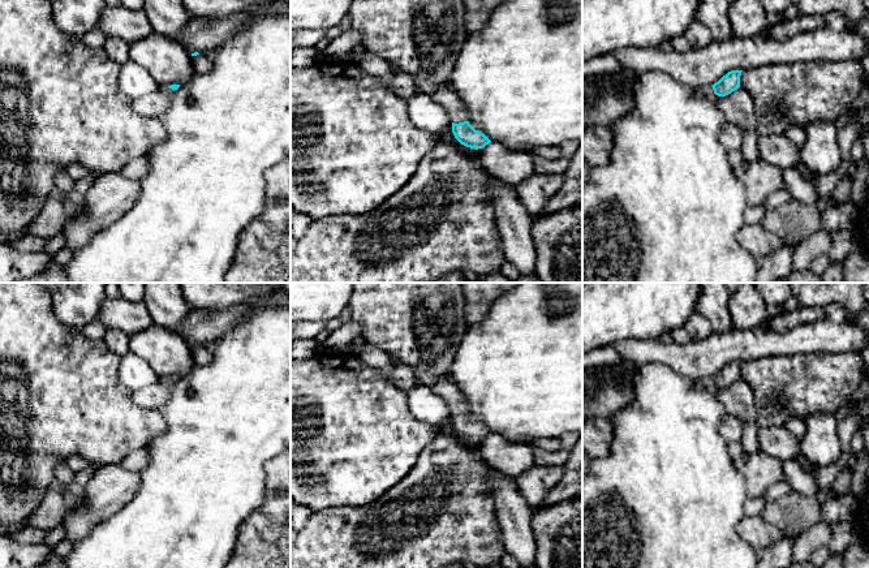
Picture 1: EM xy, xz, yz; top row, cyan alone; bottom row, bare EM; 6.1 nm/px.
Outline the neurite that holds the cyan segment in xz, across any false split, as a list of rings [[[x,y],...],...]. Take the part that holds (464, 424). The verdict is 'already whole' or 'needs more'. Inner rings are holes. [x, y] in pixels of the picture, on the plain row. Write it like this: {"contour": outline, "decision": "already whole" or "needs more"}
{"contour": [[[439,380],[431,386],[431,390],[447,403],[452,425],[461,436],[478,442],[491,434],[469,416],[465,395],[453,380]]], "decision": "needs more"}

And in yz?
{"contour": [[[731,362],[726,367],[723,367],[718,374],[713,378],[704,378],[700,380],[694,380],[696,390],[705,390],[710,386],[715,386],[718,388],[726,388],[732,383],[740,379],[740,367],[743,362]]], "decision": "needs more"}

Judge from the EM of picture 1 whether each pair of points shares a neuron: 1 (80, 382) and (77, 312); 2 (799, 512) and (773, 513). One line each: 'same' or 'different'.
1: different
2: same

